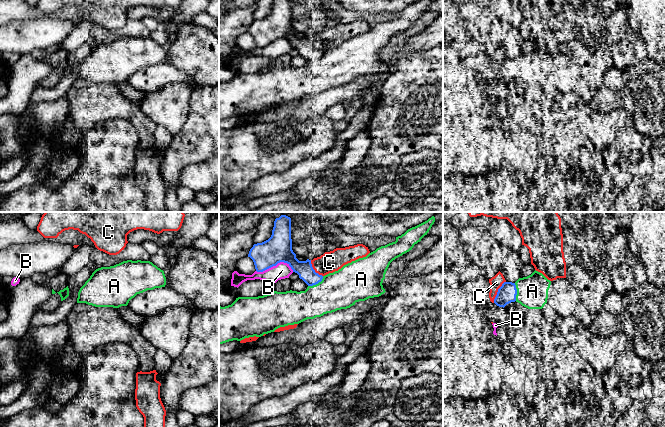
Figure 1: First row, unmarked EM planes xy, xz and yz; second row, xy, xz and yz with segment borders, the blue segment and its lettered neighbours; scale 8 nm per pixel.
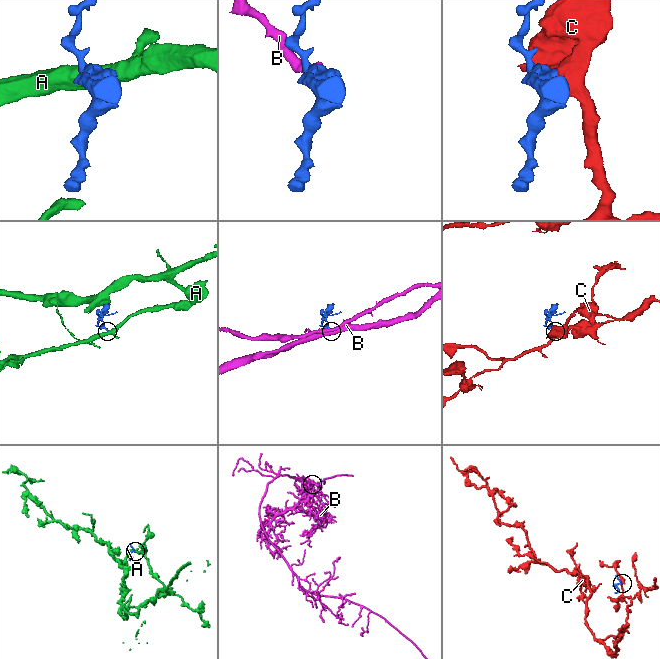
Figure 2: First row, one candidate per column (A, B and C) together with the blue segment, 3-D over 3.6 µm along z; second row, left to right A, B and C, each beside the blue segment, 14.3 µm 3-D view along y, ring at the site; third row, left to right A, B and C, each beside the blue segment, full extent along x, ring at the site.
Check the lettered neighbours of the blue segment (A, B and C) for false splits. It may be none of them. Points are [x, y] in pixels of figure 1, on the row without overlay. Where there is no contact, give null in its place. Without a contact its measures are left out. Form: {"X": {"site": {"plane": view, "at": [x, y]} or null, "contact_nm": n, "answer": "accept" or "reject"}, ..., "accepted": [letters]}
{"A": {"site": {"plane": "xz", "at": [316, 59]}, "contact_nm": 150, "answer": "accept"}, "B": {"site": {"plane": "xz", "at": [274, 41]}, "contact_nm": 300, "answer": "reject"}, "C": {"site": {"plane": "yz", "at": [497, 68]}, "contact_nm": 200, "answer": "reject"}, "accepted": ["A"]}

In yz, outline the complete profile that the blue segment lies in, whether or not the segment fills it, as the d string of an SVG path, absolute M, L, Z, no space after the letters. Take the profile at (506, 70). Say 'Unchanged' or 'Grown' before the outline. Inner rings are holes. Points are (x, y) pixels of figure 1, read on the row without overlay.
Grown. M535 46L515 59L504 58L498 65L494 79L504 84L516 77L528 85L542 85L547 79L550 61L551 57Z

